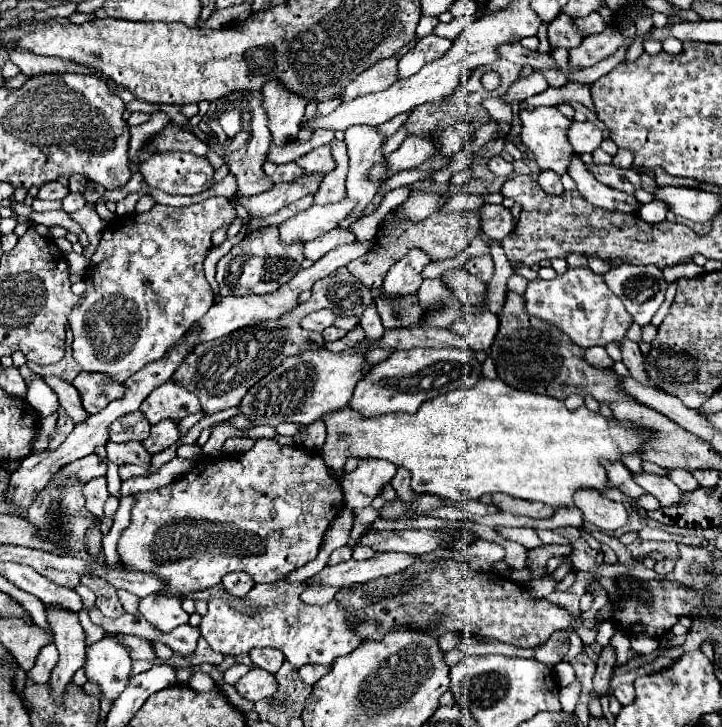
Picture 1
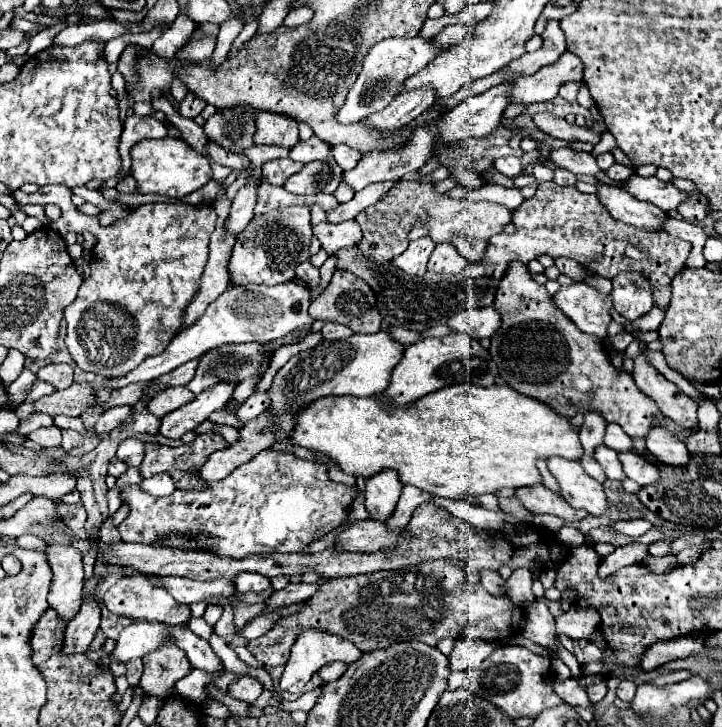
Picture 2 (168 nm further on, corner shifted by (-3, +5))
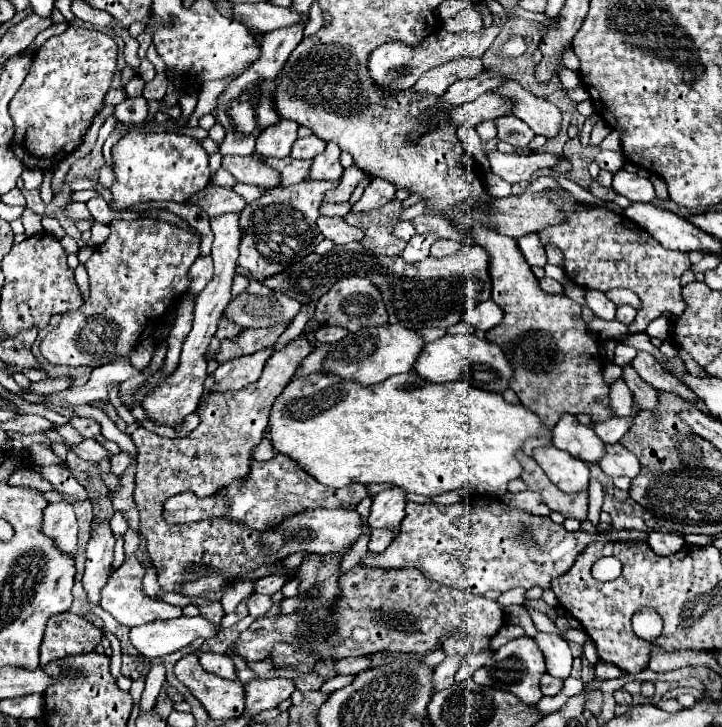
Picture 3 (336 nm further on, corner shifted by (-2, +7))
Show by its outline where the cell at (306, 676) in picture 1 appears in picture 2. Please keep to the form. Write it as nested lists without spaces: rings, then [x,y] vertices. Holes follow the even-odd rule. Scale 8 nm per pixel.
[[[335,661],[335,663],[329,663],[329,665],[321,667],[321,669],[317,671],[317,675],[327,683],[327,681],[335,681],[335,679],[339,679],[339,677],[345,673],[345,669],[347,669],[345,663]]]

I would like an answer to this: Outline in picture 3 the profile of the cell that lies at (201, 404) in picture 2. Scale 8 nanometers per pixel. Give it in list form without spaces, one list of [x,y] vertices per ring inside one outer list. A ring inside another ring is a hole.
[[[266,347],[266,349],[260,349],[252,355],[242,355],[242,357],[220,363],[220,367],[214,371],[214,379],[218,381],[216,391],[240,389],[244,385],[258,381],[272,351],[274,351],[274,347]]]

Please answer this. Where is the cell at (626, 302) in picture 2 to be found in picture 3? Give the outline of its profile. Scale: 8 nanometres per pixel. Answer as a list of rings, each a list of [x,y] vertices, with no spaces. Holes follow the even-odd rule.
[[[620,305],[618,307],[618,313],[616,313],[616,321],[620,321],[620,323],[632,323],[634,321],[634,317],[636,317],[636,309],[634,307],[630,307],[630,305]]]

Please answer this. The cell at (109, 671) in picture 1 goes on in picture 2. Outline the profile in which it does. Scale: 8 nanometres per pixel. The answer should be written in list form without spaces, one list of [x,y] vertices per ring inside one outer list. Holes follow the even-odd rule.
[[[131,623],[119,633],[111,657],[127,663],[133,657],[143,657],[147,651],[153,651],[155,647],[159,647],[159,643],[165,641],[169,641],[169,637],[163,623]]]

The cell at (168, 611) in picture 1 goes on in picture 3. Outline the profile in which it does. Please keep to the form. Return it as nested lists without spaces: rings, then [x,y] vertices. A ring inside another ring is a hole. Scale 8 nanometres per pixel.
[[[128,529],[126,535],[124,535],[124,549],[126,549],[126,559],[122,563],[120,569],[116,569],[108,583],[104,585],[102,593],[100,593],[100,607],[110,613],[120,625],[126,625],[126,627],[136,627],[136,625],[144,625],[144,623],[150,623],[150,621],[168,621],[168,619],[176,619],[182,615],[182,609],[180,607],[174,607],[174,605],[168,605],[166,601],[152,601],[150,597],[142,595],[140,591],[140,585],[142,585],[142,577],[144,577],[144,567],[138,563],[136,559],[136,549],[140,545],[140,539],[138,539],[138,531],[134,529]]]

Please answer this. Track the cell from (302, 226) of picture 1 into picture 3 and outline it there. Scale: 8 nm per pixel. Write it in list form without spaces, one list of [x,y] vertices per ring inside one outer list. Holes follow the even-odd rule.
[[[372,179],[372,183],[366,187],[362,199],[358,203],[352,205],[352,211],[356,213],[362,213],[362,211],[372,211],[372,209],[378,209],[382,205],[386,205],[388,201],[394,199],[394,193],[396,193],[396,187],[390,183],[390,181],[384,181],[384,179]]]

